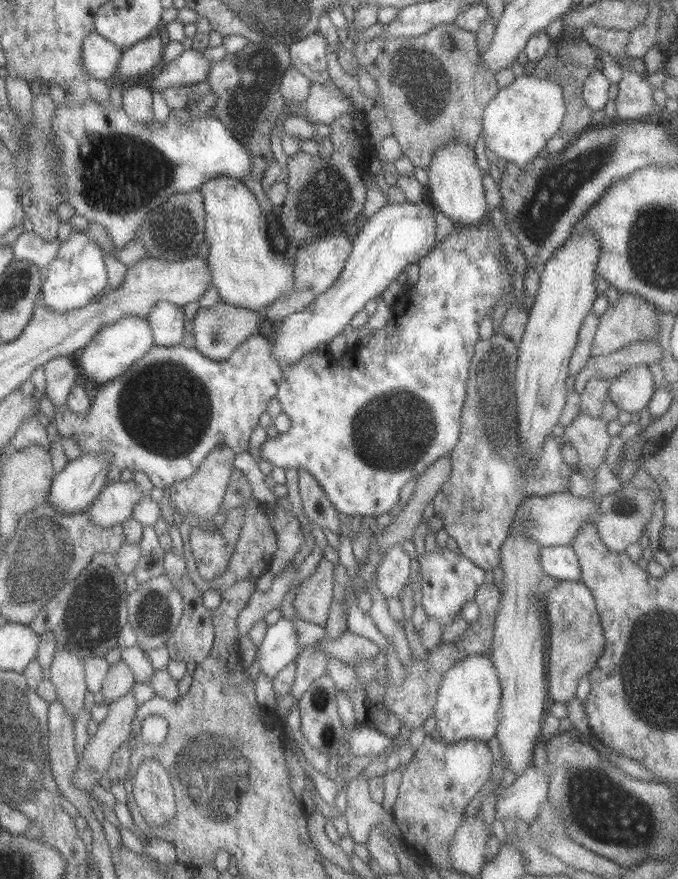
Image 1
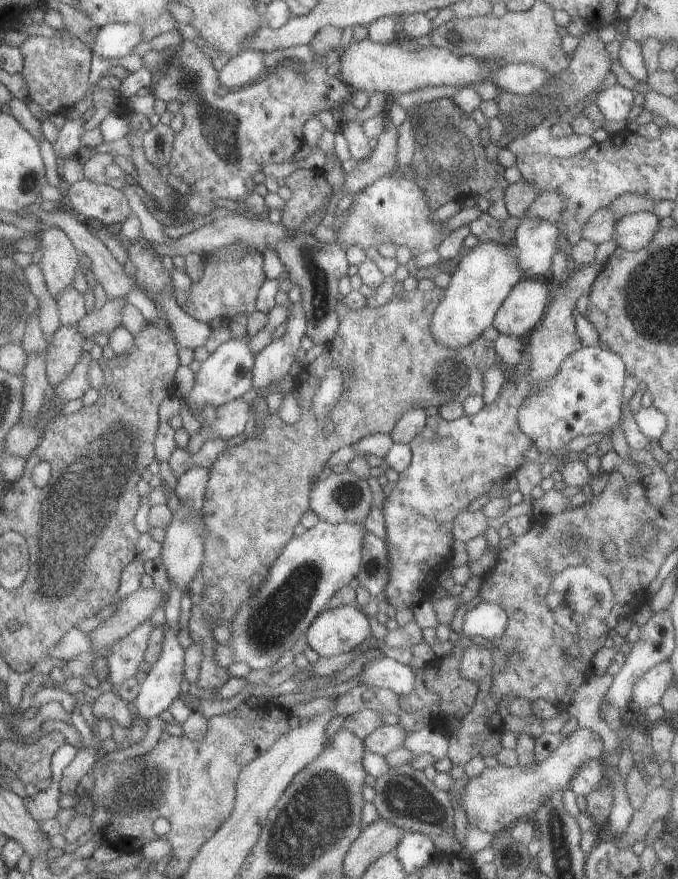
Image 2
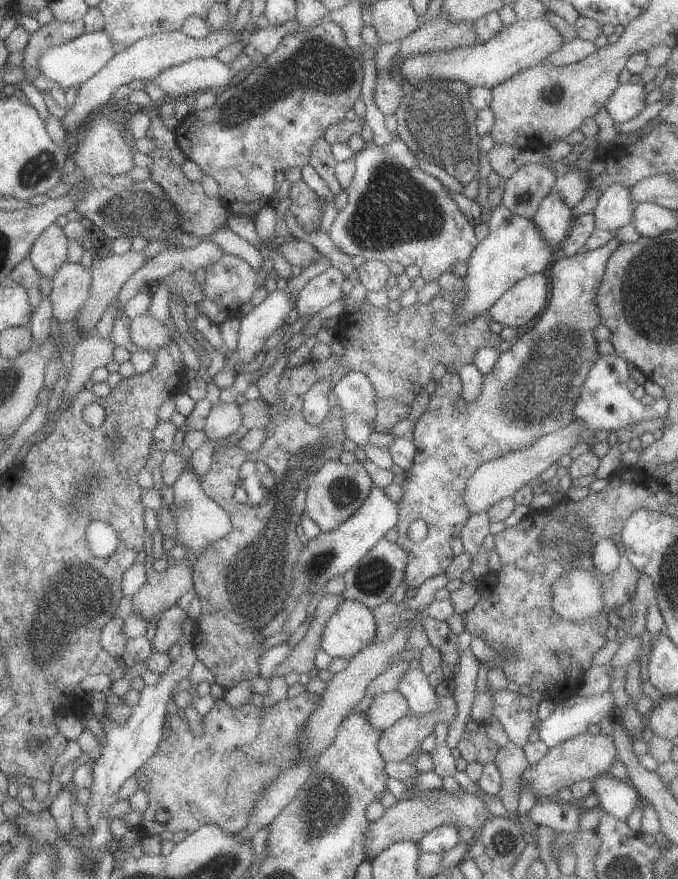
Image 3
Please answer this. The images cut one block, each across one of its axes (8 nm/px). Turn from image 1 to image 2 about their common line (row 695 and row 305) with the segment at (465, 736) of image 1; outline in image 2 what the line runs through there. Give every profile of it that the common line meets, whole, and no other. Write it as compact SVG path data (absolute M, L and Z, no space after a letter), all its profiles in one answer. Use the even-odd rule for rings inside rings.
M478 242L476 246L462 251L459 263L450 274L443 296L431 315L428 329L435 344L448 349L467 346L492 324L492 318L505 296L523 278L515 256L517 250L512 242Z

